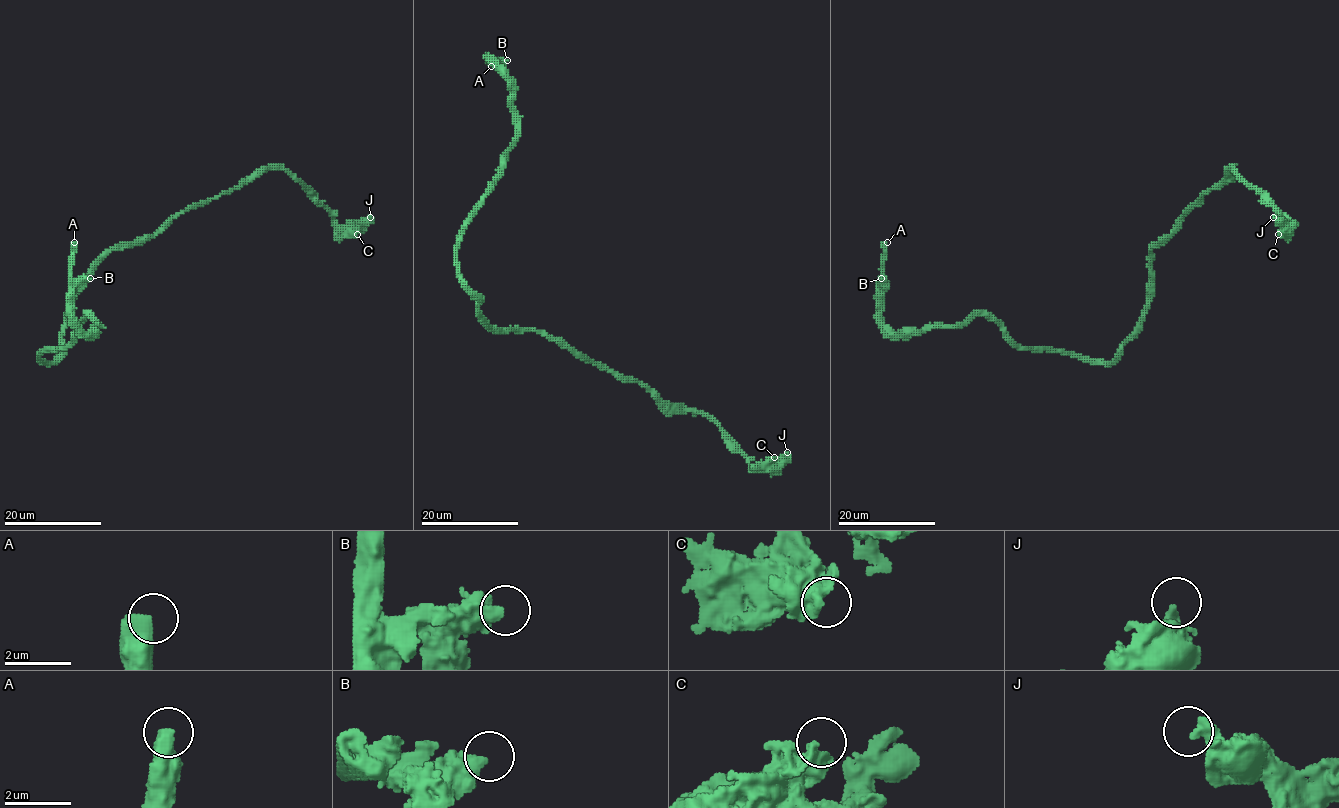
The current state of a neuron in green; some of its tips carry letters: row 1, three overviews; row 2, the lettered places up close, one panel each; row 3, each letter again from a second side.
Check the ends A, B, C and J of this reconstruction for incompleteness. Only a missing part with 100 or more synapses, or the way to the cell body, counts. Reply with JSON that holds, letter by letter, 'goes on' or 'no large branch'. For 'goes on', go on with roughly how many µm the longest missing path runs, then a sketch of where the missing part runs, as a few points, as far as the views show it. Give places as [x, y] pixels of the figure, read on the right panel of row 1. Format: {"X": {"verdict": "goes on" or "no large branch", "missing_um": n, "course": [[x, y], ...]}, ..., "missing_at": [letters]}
{"A": {"verdict": "no large branch"}, "B": {"verdict": "no large branch"}, "C": {"verdict": "no large branch"}, "J": {"verdict": "no large branch"}, "missing_at": []}

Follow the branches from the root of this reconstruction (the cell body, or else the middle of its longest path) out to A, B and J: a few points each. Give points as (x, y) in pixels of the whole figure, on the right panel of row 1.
A: (1147, 309), (1110, 362), (1021, 349), (984, 315), (894, 333), (881, 320), (887, 242)
B: (1147, 309), (1121, 354), (1099, 362), (1021, 349), (984, 315), (894, 333), (881, 320), (881, 278)
J: (1147, 309), (1152, 248), (1233, 169), (1287, 219), (1287, 227), (1273, 217)

